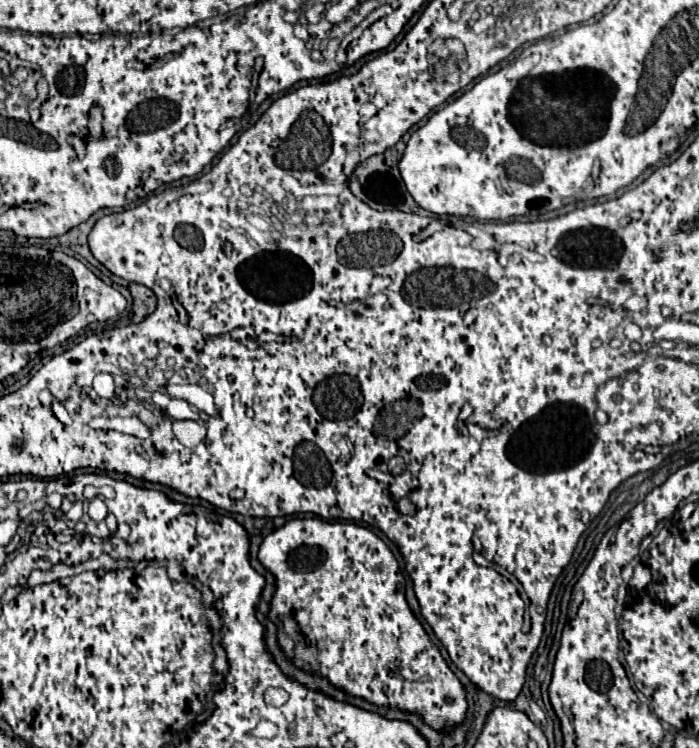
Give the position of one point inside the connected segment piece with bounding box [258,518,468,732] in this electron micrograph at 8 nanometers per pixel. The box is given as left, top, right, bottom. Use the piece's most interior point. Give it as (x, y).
(342, 580)

